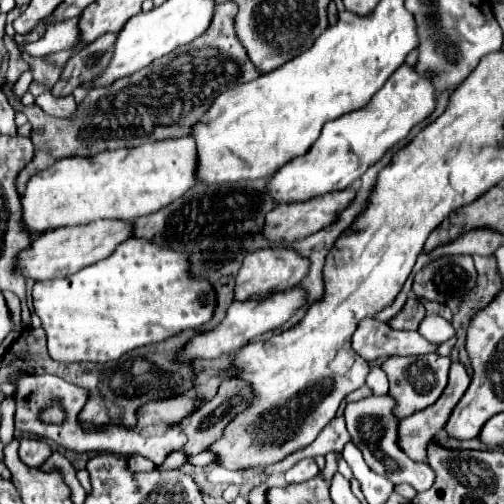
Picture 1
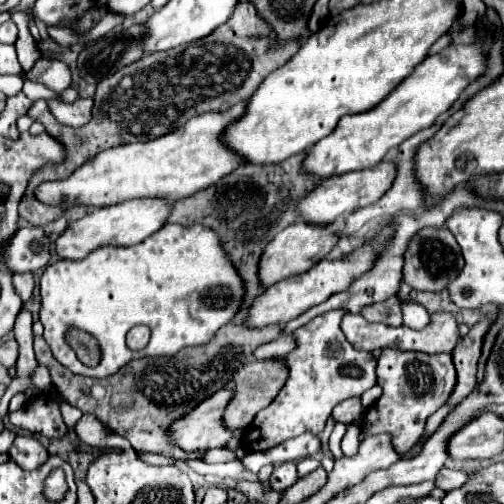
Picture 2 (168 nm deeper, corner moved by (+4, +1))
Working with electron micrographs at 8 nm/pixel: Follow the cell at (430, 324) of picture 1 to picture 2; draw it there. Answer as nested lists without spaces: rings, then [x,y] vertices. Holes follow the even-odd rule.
[[[401,302],[401,312],[403,312],[403,326],[409,326],[413,330],[421,330],[425,322],[429,322],[429,312],[415,302]]]

